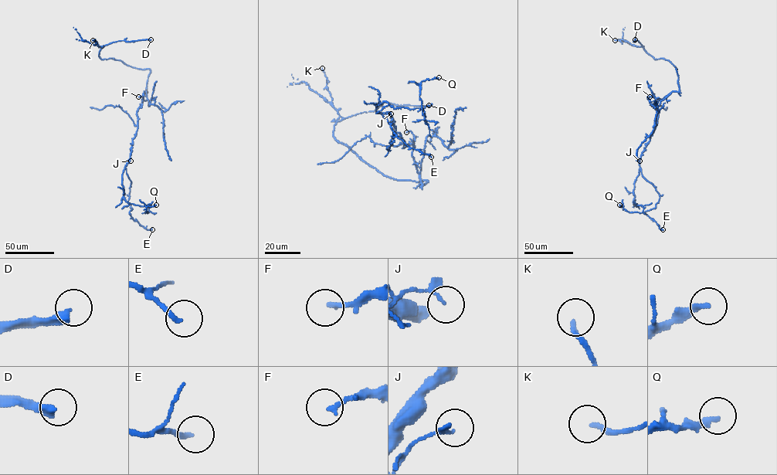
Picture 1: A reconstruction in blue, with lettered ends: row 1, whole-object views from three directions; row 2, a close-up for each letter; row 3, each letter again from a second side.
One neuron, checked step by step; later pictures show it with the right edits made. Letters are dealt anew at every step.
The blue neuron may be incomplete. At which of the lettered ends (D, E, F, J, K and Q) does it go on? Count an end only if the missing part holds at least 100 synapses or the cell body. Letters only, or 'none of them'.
D

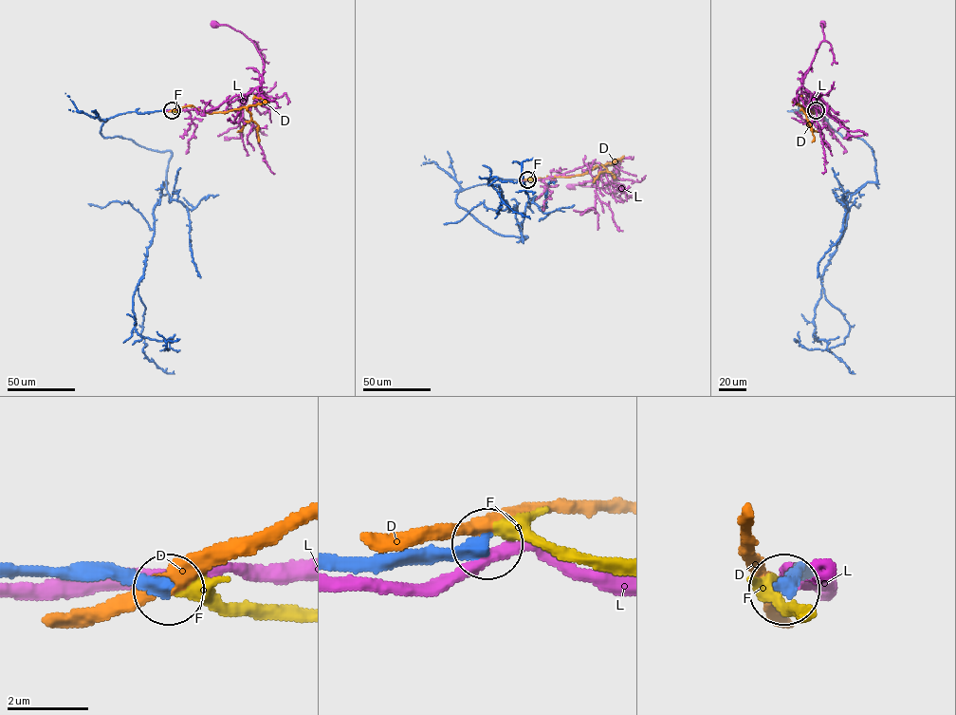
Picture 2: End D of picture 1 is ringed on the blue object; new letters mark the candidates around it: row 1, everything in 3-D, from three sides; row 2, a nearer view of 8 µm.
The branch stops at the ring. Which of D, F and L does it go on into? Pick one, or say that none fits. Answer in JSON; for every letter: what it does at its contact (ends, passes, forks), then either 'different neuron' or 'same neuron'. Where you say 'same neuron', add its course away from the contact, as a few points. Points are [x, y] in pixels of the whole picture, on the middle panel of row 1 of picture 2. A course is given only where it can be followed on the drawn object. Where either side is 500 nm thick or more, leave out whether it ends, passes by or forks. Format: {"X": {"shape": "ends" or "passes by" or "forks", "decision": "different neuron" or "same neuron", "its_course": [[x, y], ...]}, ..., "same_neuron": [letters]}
{"D": {"shape": "passes by", "decision": "different neuron"}, "F": {"shape": "passes by", "decision": "different neuron"}, "L": {"shape": "passes by", "decision": "different neuron"}, "same_neuron": []}

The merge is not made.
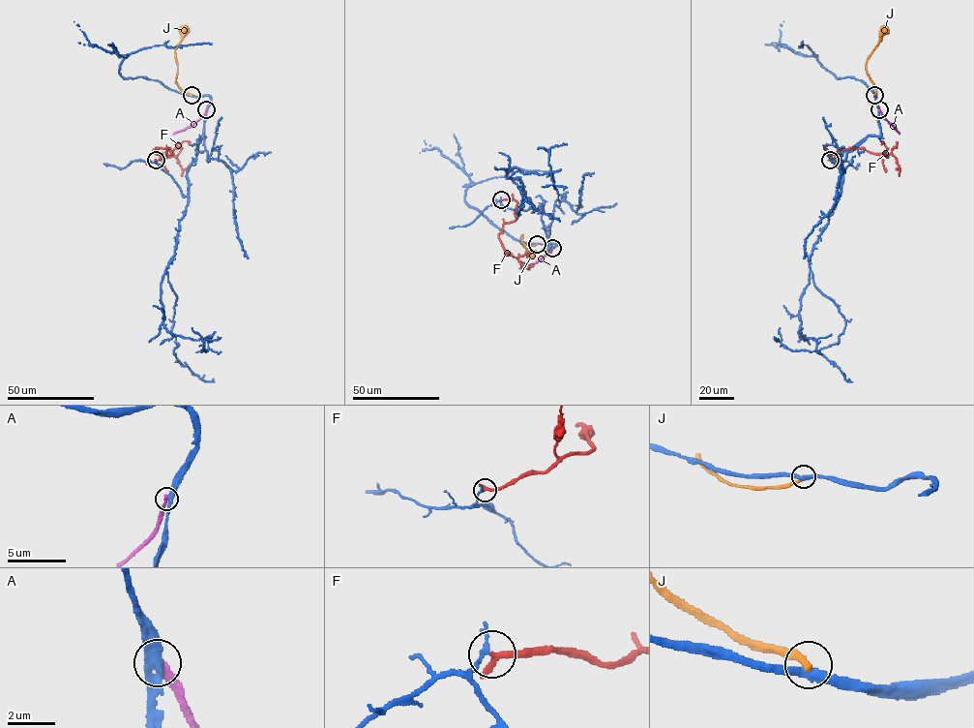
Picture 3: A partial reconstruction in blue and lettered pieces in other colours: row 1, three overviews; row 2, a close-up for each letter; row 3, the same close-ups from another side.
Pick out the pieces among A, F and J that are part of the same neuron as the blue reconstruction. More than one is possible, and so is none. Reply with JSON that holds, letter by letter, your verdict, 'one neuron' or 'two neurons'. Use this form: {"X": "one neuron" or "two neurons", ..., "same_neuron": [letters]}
{"A": "two neurons", "F": "two neurons", "J": "two neurons", "same_neuron": []}

